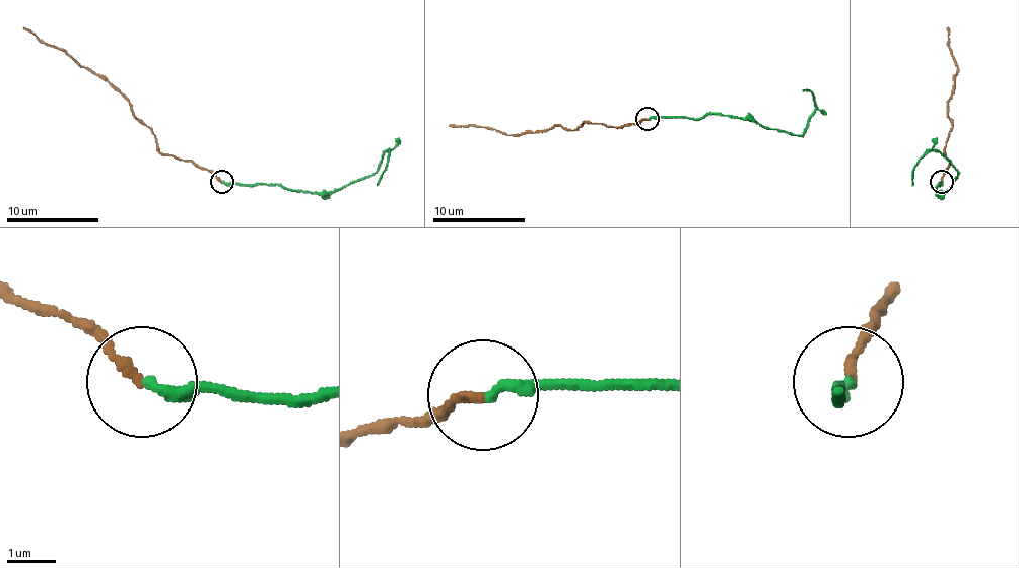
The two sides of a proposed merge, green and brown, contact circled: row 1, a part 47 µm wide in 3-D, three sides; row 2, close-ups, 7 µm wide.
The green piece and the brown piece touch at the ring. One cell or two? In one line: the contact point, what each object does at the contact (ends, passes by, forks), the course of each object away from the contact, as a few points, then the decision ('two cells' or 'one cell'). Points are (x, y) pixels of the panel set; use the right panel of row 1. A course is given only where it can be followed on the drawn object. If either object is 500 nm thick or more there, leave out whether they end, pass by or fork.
place (941, 182); green ends; brown ends; course green (942, 181), (937, 190), (939, 193), (949, 188), (958, 172), (937, 151), (928, 151), (913, 168), (911, 186); course brown (942, 181), (949, 161), (944, 151), (953, 121), (949, 116), (949, 100), (958, 67), (949, 49), (946, 28); two cells

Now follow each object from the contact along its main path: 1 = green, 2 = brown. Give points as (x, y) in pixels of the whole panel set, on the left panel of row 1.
1: (221, 181), (279, 184), (290, 190), (325, 193), (374, 172), (386, 151), (390, 151), (377, 186)
2: (221, 181), (191, 161), (163, 155), (153, 132), (108, 81), (24, 28)

